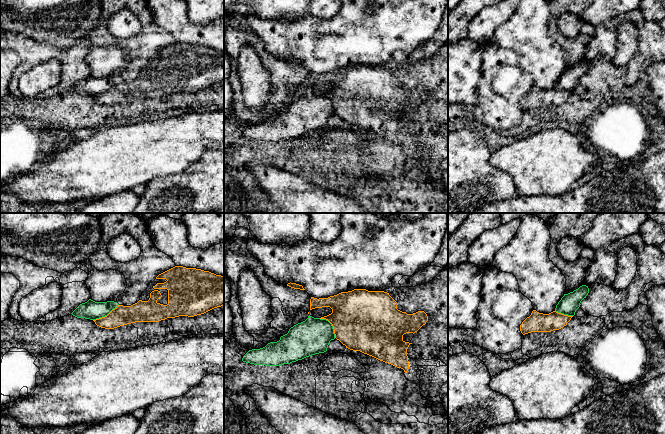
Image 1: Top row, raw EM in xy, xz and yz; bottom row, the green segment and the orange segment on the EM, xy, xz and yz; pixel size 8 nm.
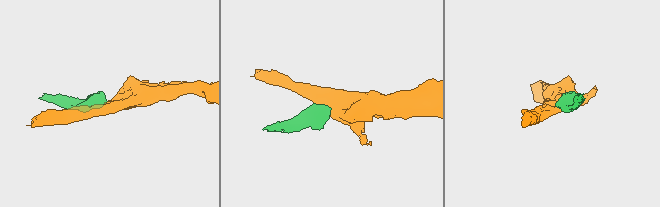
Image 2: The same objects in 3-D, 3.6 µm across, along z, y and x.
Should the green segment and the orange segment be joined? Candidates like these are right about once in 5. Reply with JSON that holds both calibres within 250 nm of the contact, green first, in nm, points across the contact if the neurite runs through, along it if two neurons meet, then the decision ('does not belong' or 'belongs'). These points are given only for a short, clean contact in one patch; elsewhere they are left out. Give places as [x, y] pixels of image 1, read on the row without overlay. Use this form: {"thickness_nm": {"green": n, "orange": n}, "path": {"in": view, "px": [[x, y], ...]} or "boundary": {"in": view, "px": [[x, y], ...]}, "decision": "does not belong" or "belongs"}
{"thickness_nm": {"green": 150, "orange": 160}, "boundary": {"in": "xy", "px": [[118, 80], [106, 91], [93, 96]]}, "decision": "does not belong"}

